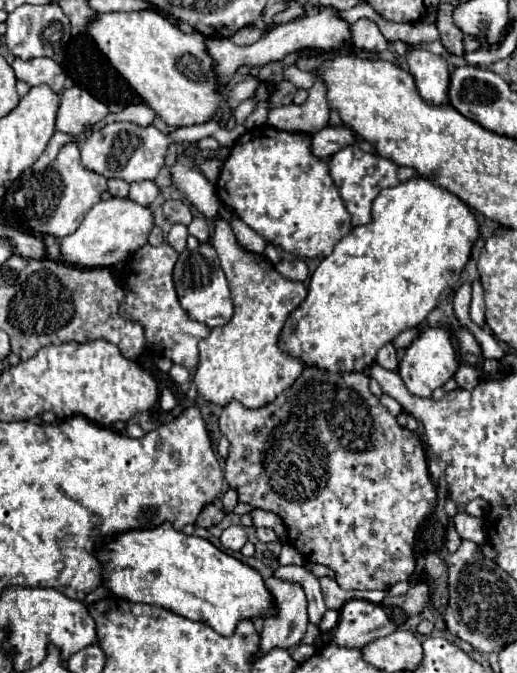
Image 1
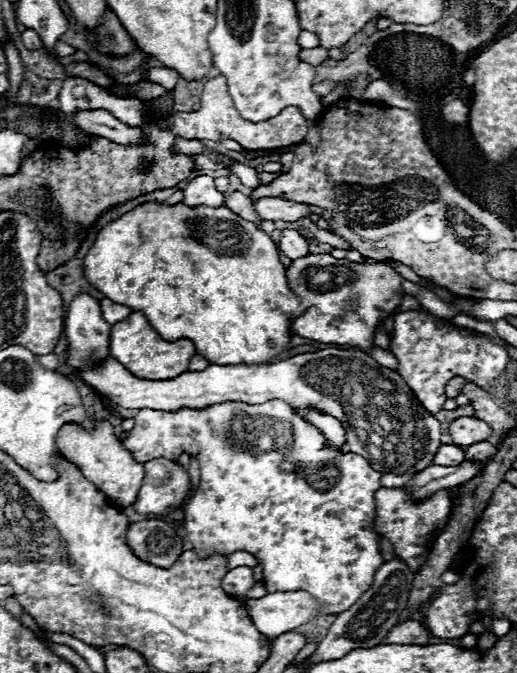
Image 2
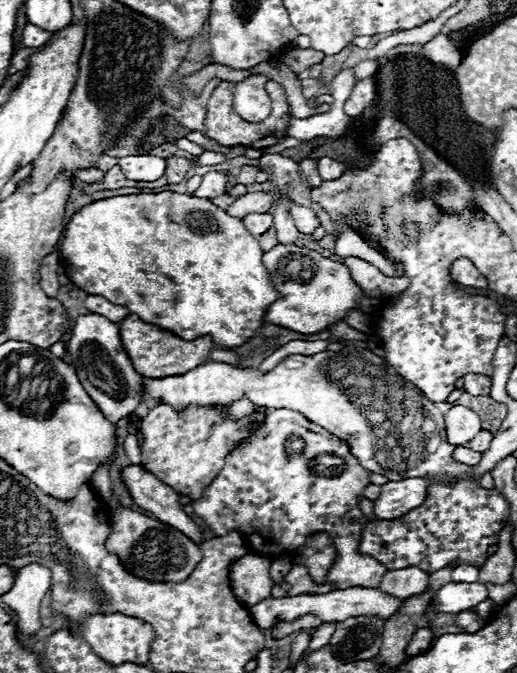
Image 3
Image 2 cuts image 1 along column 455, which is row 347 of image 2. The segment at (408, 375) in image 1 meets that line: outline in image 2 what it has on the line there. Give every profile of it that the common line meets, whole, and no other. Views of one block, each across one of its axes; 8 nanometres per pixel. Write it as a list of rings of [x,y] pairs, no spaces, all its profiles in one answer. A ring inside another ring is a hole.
[[[310,254],[298,260],[292,260],[292,266],[286,270],[286,278],[288,278],[288,286],[290,290],[300,296],[306,304],[308,310],[296,318],[290,328],[294,334],[302,336],[302,338],[310,338],[314,342],[320,344],[336,344],[336,346],[348,346],[348,348],[358,348],[364,352],[370,352],[374,348],[374,332],[376,328],[390,316],[396,312],[396,308],[402,302],[404,290],[402,290],[402,276],[392,268],[390,260],[366,260],[366,262],[350,262],[346,258],[336,260],[330,254]],[[344,300],[354,300],[356,306],[350,312],[342,310]]]

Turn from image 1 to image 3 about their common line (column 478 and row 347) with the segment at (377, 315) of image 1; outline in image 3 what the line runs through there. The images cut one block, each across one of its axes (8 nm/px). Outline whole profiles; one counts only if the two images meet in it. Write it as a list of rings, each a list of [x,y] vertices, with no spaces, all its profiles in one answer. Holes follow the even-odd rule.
[[[158,192],[94,200],[72,214],[60,254],[68,280],[80,290],[126,306],[146,324],[174,332],[184,340],[210,334],[214,344],[236,348],[256,336],[264,310],[280,298],[262,266],[264,252],[248,234],[242,220],[228,216],[210,200],[190,194]]]

